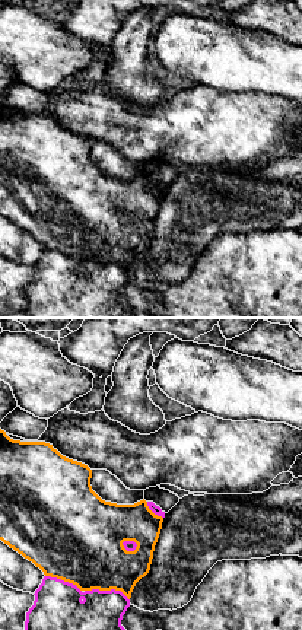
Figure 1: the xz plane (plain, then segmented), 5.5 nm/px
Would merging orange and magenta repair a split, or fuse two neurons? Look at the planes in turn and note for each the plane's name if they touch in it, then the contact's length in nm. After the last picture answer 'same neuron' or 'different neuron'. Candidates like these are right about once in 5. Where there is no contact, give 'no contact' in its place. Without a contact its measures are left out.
contact in xz; length 260 nm

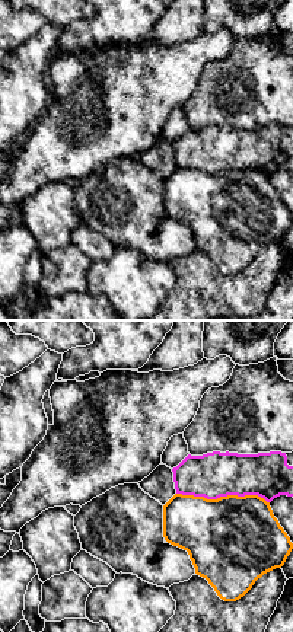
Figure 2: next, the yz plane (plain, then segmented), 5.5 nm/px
contact in yz; length 500 nm

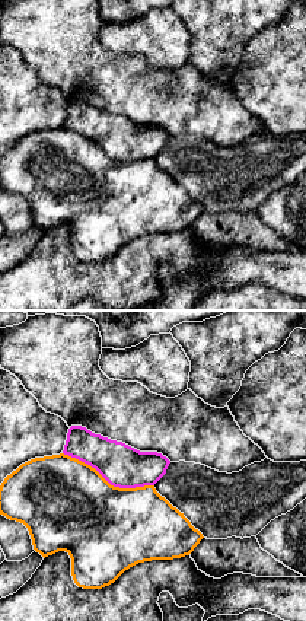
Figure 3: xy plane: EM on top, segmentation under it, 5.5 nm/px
contact in xy; length 550 nm

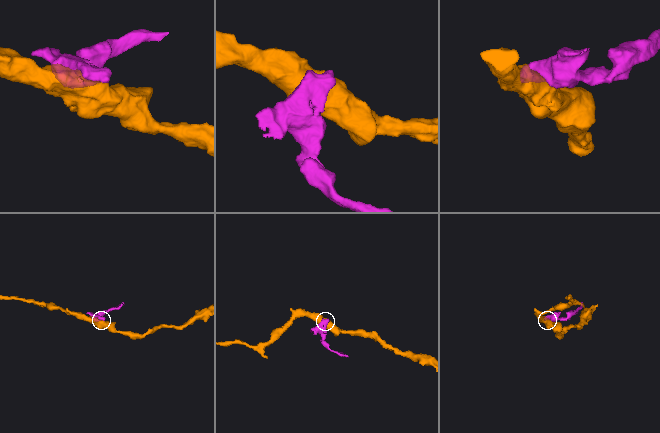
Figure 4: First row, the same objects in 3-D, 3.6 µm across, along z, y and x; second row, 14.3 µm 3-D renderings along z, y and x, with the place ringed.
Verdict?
different neuron

